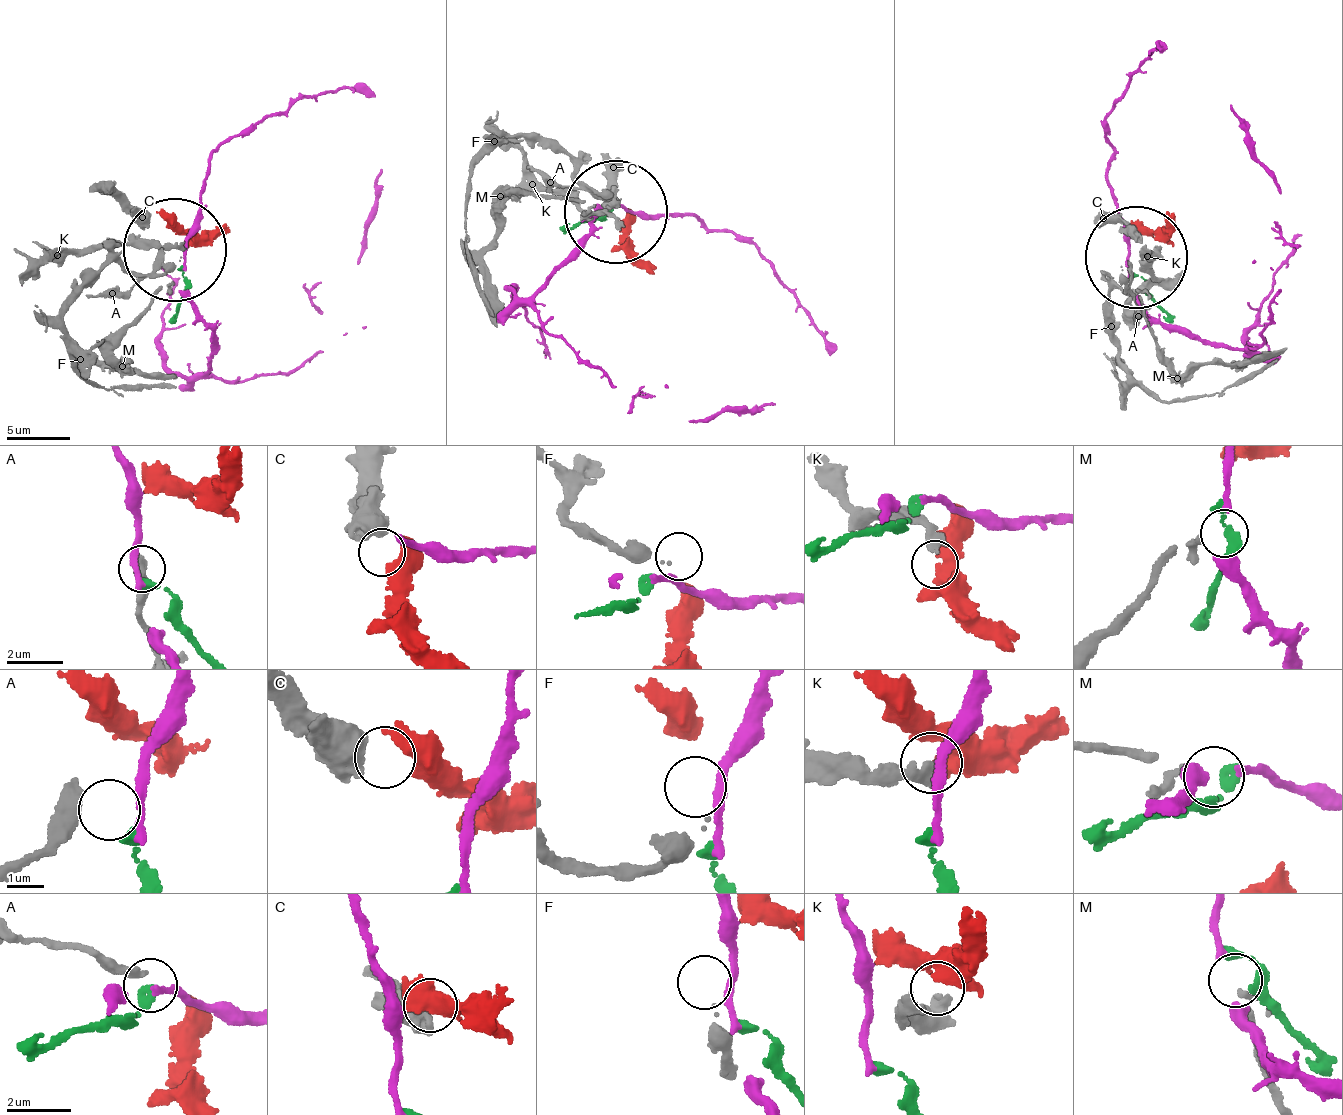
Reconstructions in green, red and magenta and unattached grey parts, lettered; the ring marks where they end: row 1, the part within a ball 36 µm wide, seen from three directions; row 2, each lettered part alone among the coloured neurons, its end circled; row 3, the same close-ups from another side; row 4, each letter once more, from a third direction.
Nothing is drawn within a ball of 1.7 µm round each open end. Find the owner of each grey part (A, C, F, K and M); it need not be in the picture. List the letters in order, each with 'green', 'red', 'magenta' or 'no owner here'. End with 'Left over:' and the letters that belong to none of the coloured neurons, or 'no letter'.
A: green
C: no owner here
F: no owner here
K: red
M: no owner here
Left over: C, F, M

